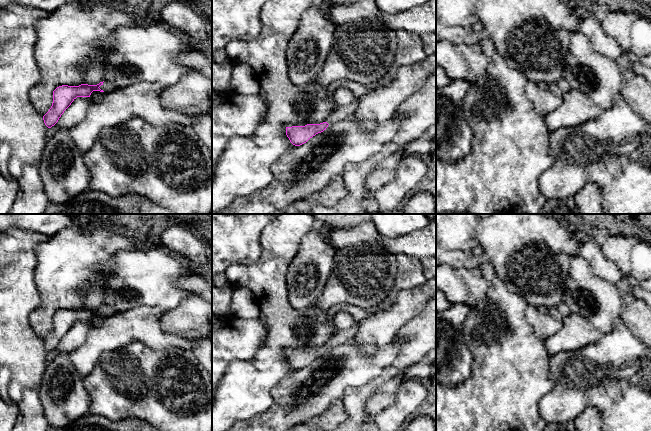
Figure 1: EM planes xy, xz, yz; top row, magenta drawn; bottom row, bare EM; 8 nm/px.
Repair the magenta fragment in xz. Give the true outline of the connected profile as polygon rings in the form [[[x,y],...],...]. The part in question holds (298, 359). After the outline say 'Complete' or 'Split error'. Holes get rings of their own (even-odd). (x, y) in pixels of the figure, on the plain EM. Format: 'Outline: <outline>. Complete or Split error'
Outline: [[[396,255],[395,259],[397,262],[397,276],[390,295],[380,305],[371,308],[361,308],[345,303],[332,306],[327,311],[329,320],[340,311],[348,312],[354,319],[354,326],[336,333],[323,347],[286,351],[286,359],[293,369],[300,370],[306,367],[316,358],[326,354],[329,349],[353,338],[363,319],[374,315],[378,311],[389,309],[392,298],[399,291],[418,287],[427,280],[423,273],[423,266],[420,259],[407,255]]]. Split error

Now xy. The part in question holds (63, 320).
Outline: [[[100,306],[97,309],[81,308],[79,310],[62,309],[53,315],[53,327],[49,335],[43,340],[48,352],[54,350],[64,335],[77,321],[90,321],[93,315],[108,317],[116,311],[110,306]]]. Split error

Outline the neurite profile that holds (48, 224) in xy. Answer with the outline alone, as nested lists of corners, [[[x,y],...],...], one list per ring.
[[[0,214],[0,232],[20,228],[52,237],[65,228],[78,227],[78,219],[69,214]]]

